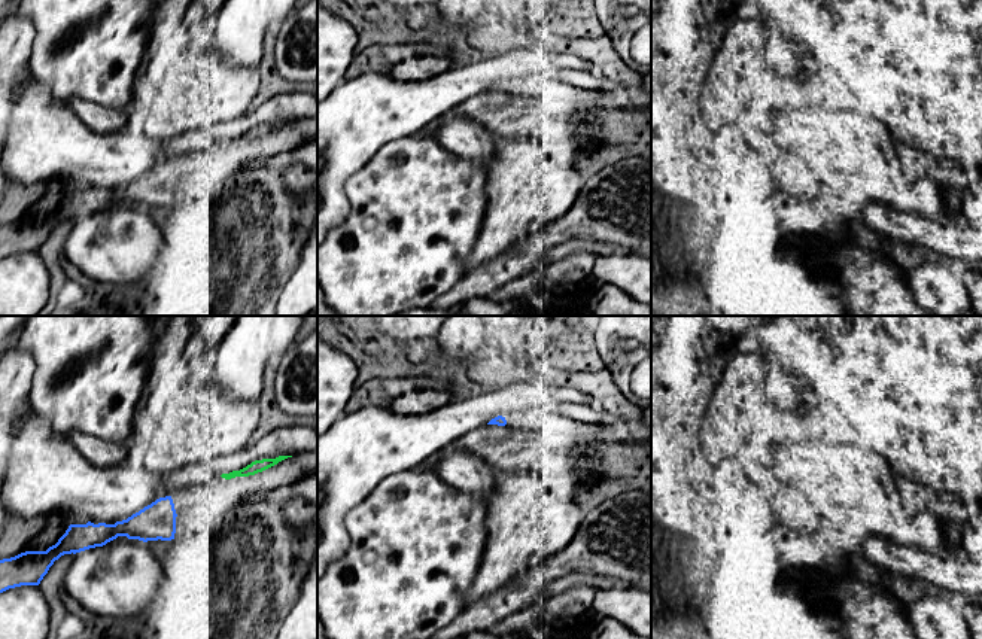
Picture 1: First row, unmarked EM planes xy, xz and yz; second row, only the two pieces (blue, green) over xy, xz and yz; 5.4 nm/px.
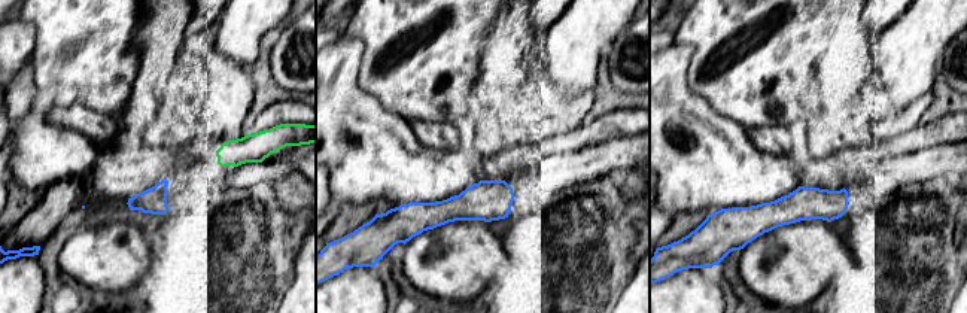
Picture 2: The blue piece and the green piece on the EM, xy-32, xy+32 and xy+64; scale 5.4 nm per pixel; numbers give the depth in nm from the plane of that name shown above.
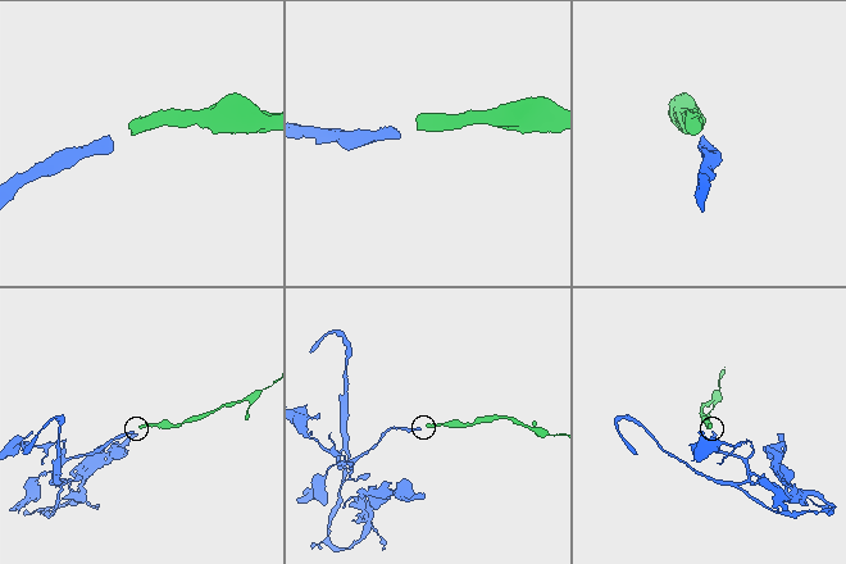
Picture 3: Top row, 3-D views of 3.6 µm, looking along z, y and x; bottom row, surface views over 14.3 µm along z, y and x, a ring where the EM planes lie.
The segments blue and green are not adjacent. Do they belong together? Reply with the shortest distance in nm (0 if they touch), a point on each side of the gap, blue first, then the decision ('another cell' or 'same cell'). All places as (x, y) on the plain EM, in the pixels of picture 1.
gap 300 nm; span xy (172, 166), (221, 142); another cell

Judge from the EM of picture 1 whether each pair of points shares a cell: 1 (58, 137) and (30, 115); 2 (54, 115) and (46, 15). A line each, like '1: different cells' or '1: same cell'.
1: same cell
2: different cells

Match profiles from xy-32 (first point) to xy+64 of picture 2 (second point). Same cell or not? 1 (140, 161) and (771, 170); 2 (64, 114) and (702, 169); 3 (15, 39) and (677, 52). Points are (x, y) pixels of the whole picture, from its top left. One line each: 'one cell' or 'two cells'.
1: one cell
2: two cells
3: one cell

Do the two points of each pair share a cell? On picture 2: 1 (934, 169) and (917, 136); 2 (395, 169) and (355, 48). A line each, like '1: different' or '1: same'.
1: different
2: same

